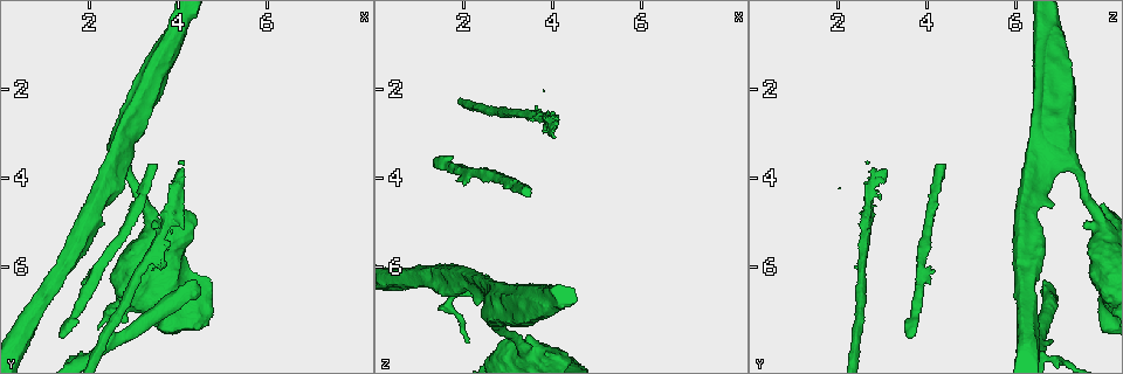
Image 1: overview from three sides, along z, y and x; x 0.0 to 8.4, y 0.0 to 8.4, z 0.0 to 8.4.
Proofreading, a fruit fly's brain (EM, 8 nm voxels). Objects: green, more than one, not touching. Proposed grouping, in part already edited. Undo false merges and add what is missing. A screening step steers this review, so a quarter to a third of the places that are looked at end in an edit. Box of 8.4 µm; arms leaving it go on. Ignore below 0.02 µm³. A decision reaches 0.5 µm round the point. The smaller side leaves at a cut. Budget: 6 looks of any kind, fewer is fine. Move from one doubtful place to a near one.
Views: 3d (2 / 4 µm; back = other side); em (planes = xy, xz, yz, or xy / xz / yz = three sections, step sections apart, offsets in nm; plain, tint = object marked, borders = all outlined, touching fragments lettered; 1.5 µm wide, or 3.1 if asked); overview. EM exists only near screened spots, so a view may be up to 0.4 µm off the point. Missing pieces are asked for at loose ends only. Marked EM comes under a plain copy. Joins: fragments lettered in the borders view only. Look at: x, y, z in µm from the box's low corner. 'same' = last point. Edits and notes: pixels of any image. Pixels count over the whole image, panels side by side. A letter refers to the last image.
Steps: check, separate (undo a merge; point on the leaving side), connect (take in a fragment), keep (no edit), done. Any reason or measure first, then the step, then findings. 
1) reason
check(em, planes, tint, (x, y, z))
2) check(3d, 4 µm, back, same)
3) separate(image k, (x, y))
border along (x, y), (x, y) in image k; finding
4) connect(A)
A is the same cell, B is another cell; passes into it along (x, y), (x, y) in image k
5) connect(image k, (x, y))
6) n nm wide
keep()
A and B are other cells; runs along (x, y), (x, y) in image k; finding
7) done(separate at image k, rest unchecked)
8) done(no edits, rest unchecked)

branch stops here
check(em, planes, borders, (3.45, 3.65, 4.45))

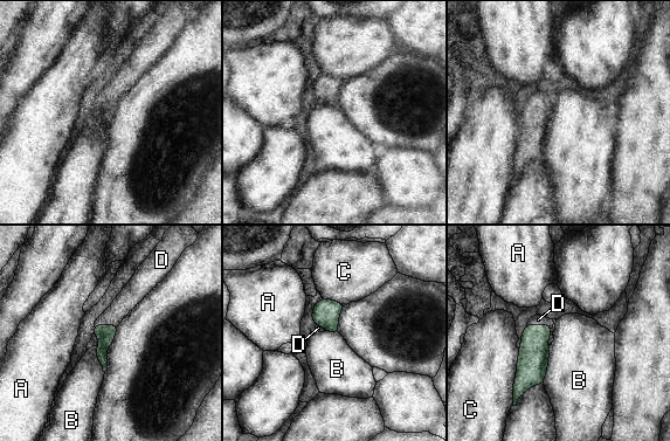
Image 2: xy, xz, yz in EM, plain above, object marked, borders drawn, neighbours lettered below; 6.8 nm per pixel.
C touches over 260 nm
connect(D)
D is the same cell, A, B and C are other cells; passes into it along (533, 355), (539, 325), (538, 319) in image 2; the neuron continues

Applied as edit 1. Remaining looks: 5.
check(overview)

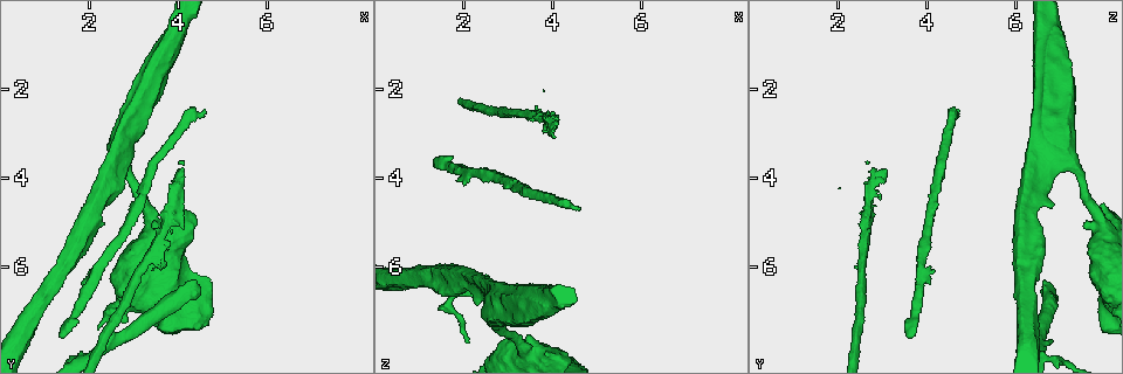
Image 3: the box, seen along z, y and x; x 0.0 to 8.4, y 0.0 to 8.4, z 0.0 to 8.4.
check(em, planes, tint, (3.70, 5.85, 2.45))

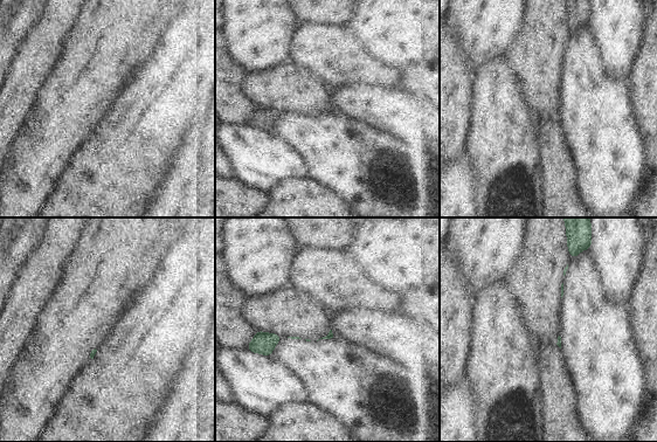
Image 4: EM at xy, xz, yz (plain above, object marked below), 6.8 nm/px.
what lies round it
check(em, planes, borders, same)

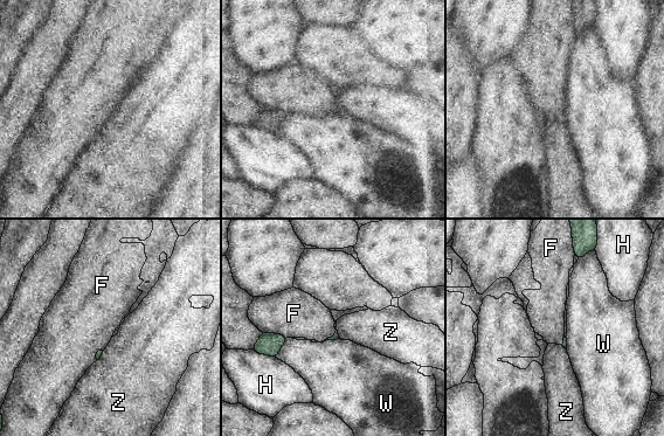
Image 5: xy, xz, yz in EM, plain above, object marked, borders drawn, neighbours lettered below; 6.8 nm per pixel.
keep()
F, H, W and Z are other cells; none of them fits

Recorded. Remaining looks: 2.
done(connect at image 2, rest unchecked)

